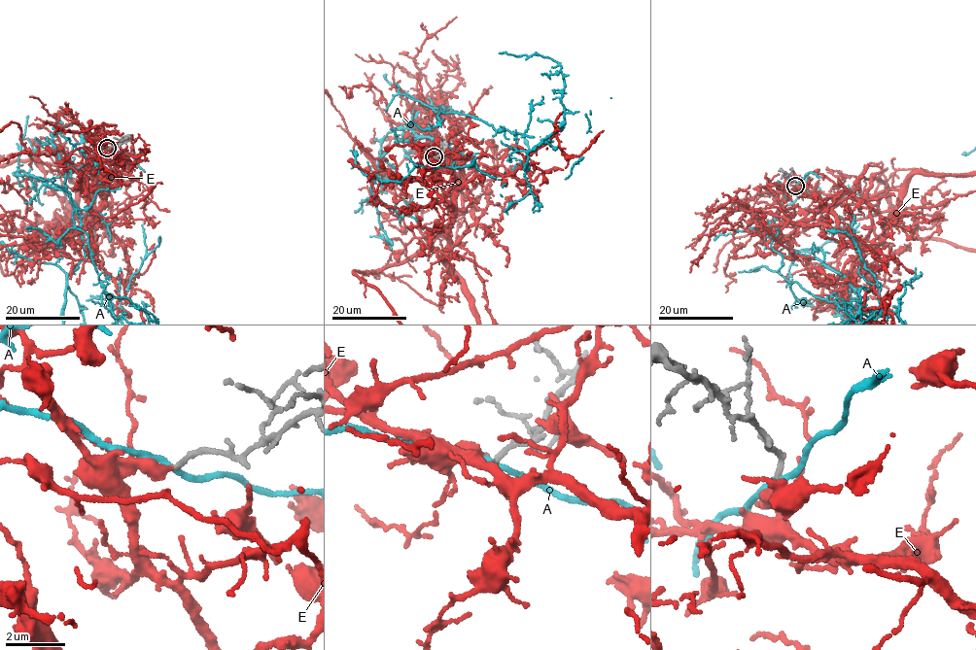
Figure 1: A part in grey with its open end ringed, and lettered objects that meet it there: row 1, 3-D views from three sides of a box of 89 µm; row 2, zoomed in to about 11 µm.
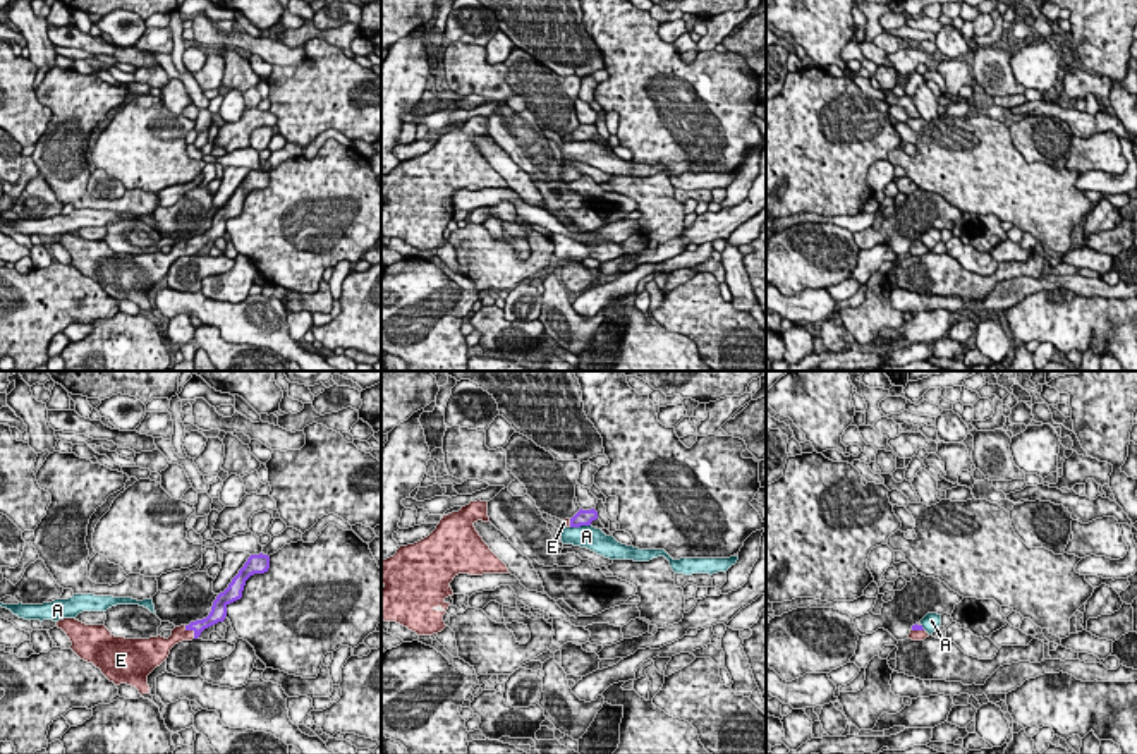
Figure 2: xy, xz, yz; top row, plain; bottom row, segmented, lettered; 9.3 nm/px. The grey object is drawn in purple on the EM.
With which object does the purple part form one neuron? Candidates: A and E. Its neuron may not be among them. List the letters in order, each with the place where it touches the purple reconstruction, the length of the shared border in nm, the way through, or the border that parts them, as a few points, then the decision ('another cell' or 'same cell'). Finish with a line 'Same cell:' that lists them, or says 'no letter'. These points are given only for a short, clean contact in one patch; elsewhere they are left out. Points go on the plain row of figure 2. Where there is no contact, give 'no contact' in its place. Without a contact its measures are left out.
A: xz (579, 141) | 190 nm | along xz (589, 139), (571, 143) | another cell
E: xy (191, 244) | 160 nm | across xy (213, 232), (191, 244), (179, 249) | same cell
Same cell: E

